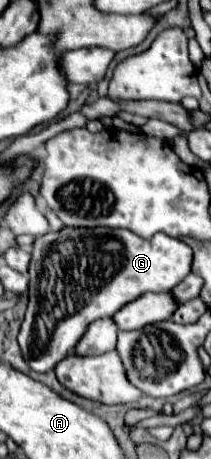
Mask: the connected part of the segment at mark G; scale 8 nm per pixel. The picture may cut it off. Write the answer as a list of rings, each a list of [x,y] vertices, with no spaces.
[[[65,227],[59,233],[51,231],[39,237],[29,267],[29,307],[17,337],[23,359],[37,373],[51,371],[75,349],[93,321],[113,317],[123,305],[147,291],[171,291],[191,273],[191,261],[191,247],[165,233],[147,241],[127,229]]]

